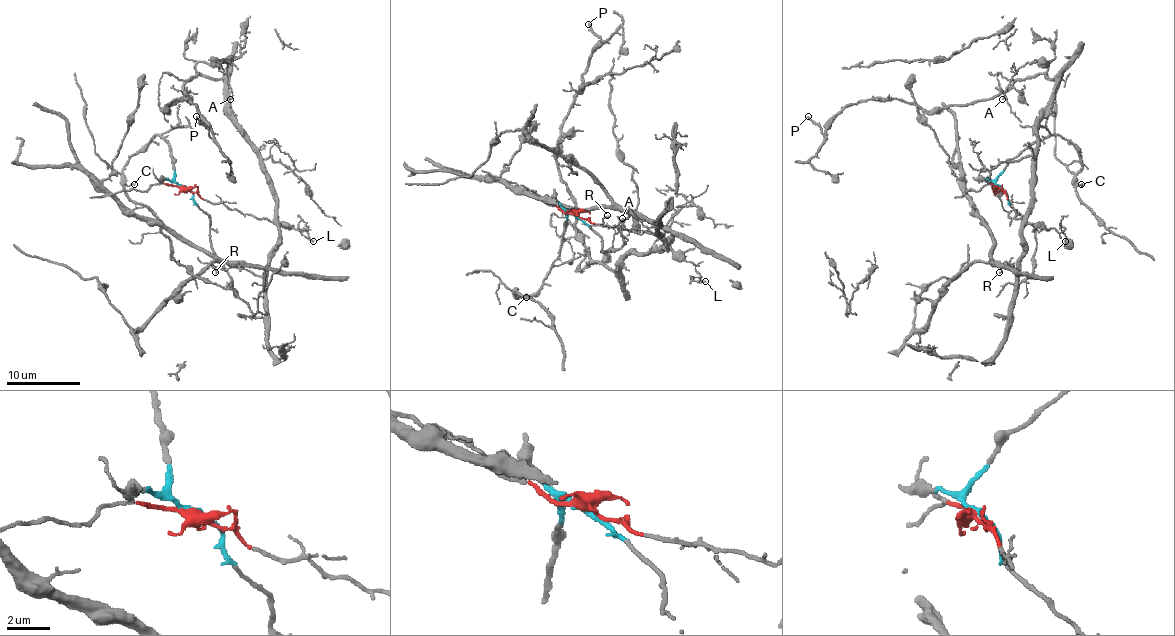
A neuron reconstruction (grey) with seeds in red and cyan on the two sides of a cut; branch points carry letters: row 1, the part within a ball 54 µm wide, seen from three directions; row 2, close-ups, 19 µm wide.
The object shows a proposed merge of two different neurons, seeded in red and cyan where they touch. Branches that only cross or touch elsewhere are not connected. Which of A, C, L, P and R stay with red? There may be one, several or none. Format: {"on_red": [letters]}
{"on_red": ["A", "L", "P", "R"]}

